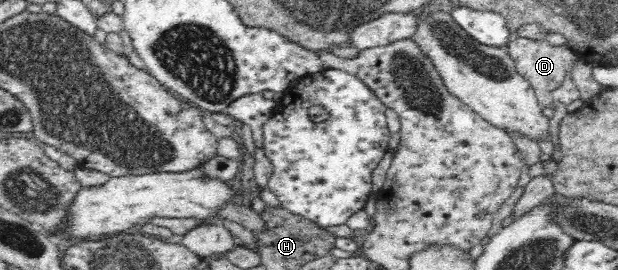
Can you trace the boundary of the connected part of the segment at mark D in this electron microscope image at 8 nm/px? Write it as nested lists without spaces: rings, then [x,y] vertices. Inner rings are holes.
[[[518,37],[507,42],[507,52],[515,62],[516,70],[537,91],[537,95],[549,95],[557,89],[577,56],[566,44],[551,46],[544,39],[532,40]]]

